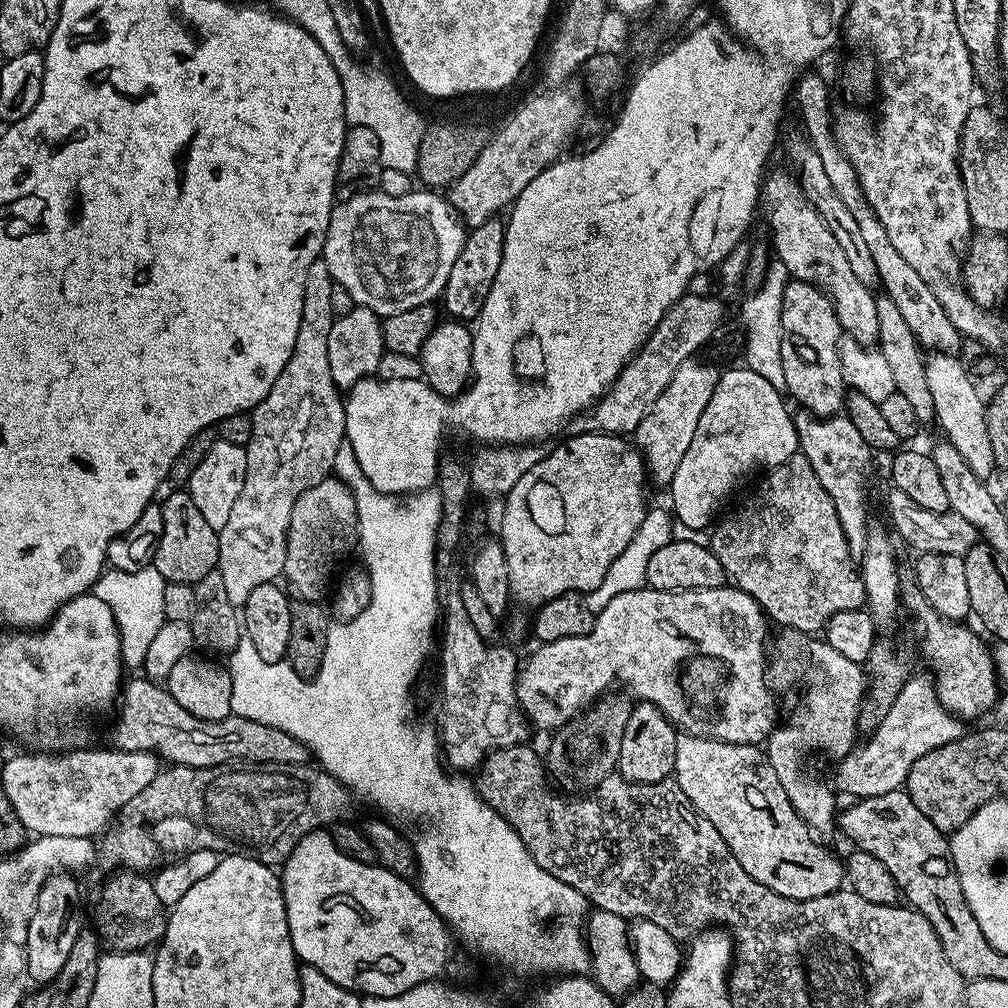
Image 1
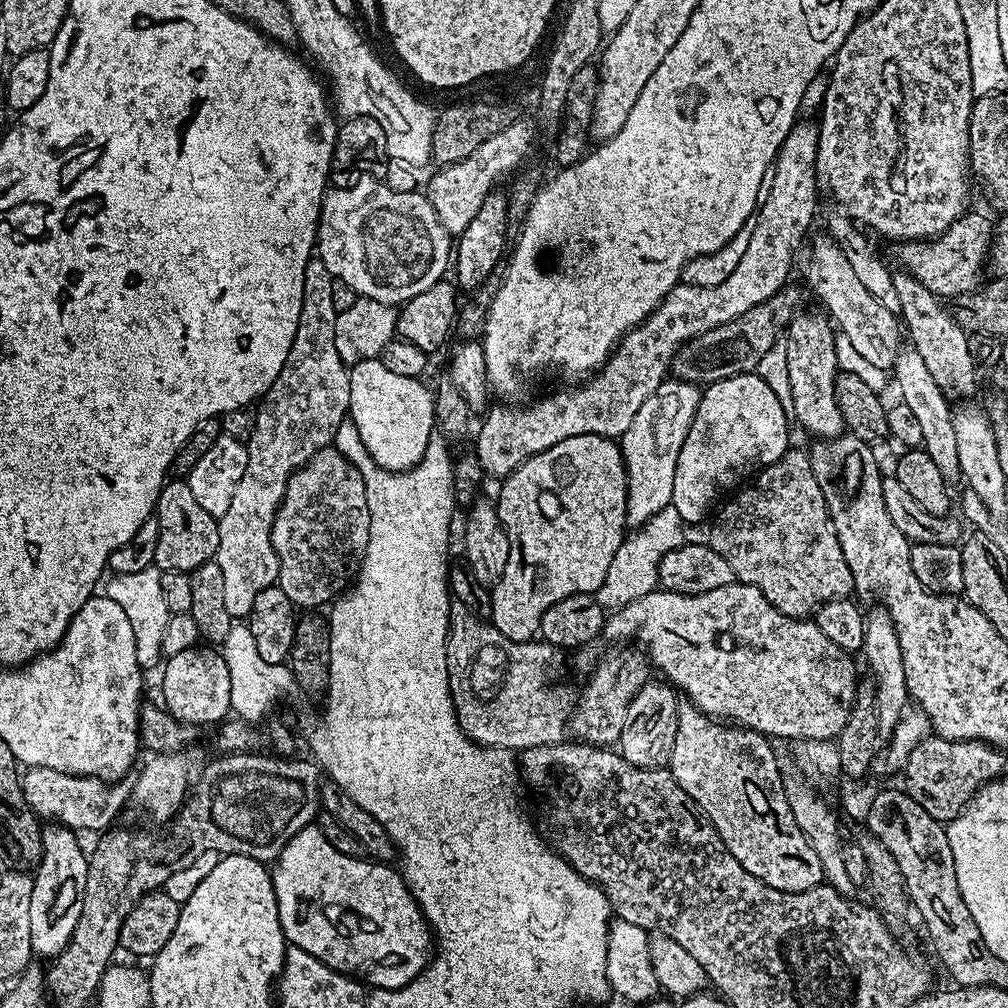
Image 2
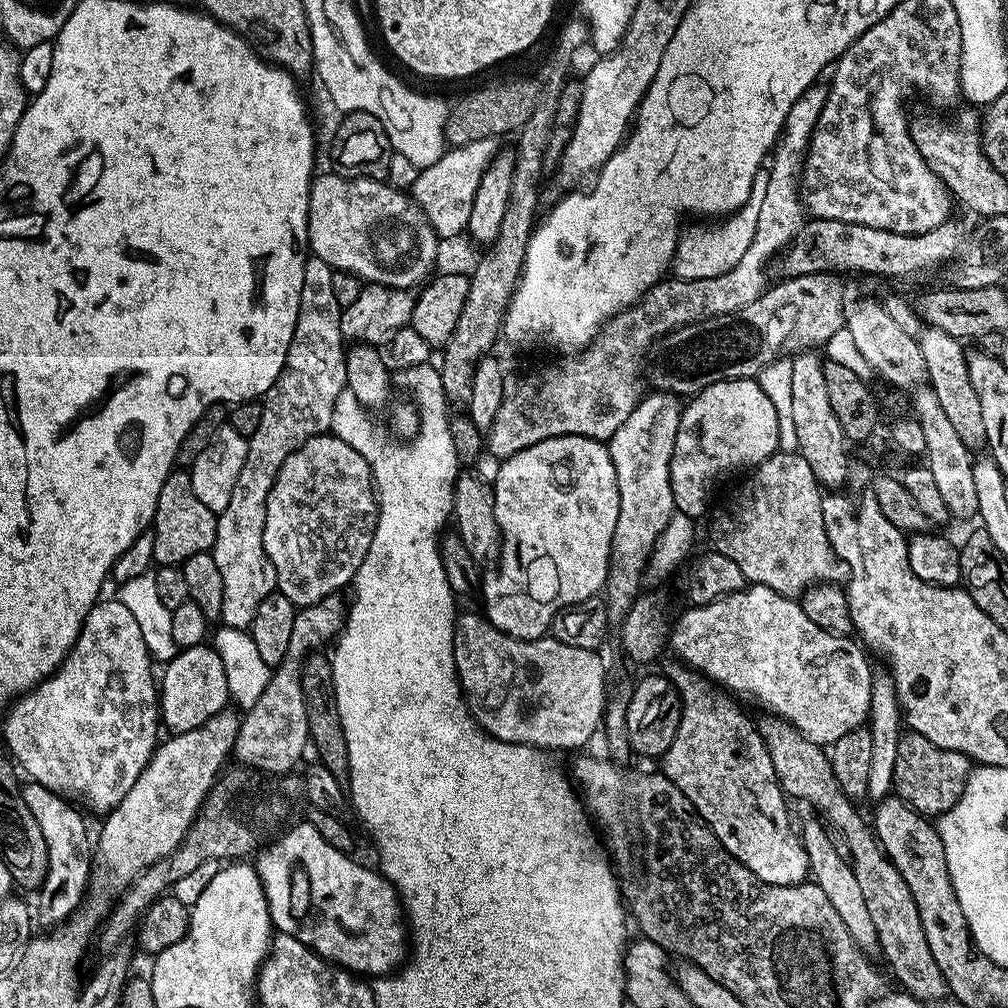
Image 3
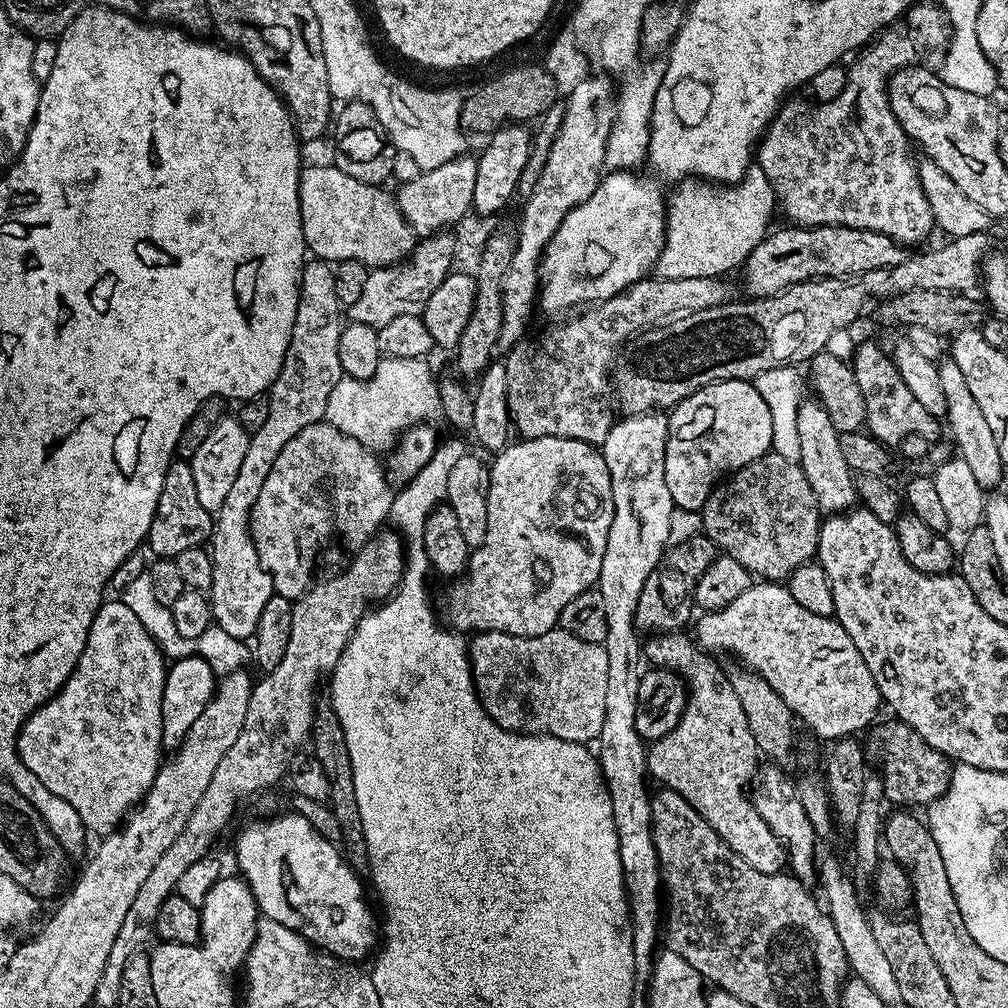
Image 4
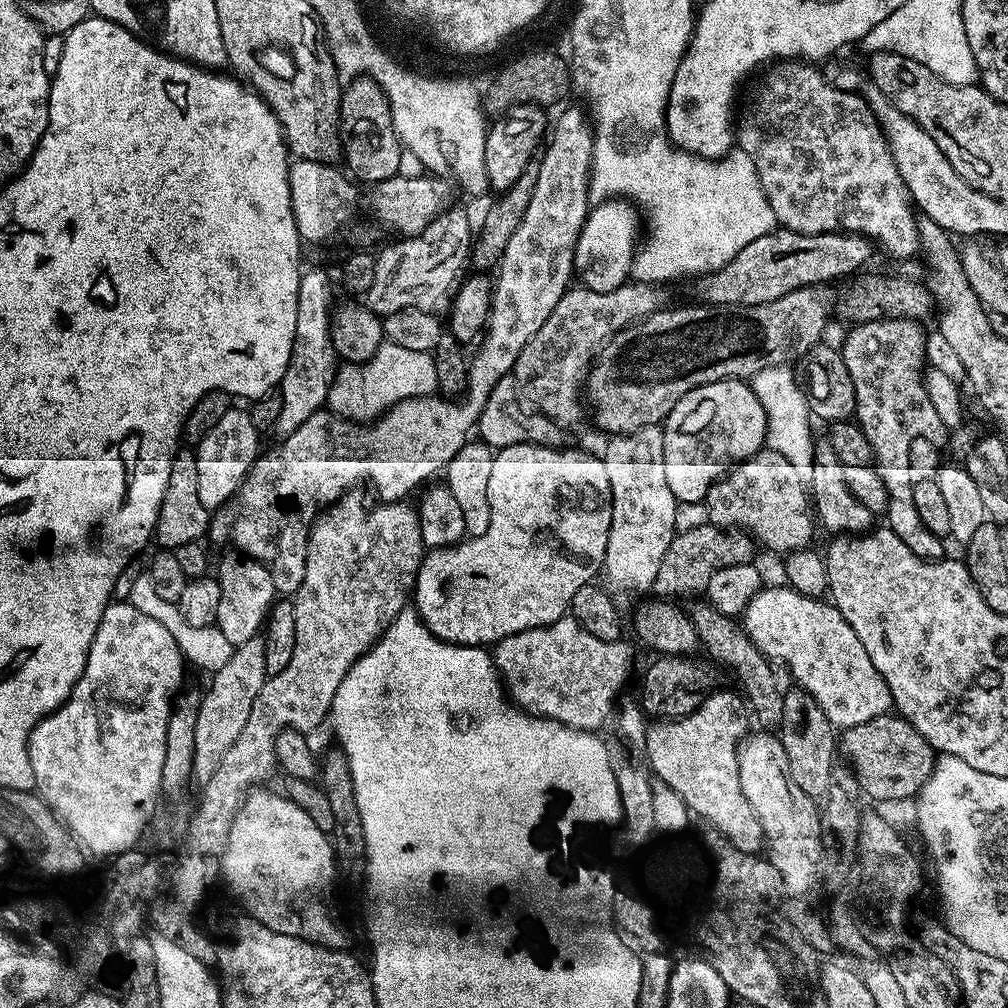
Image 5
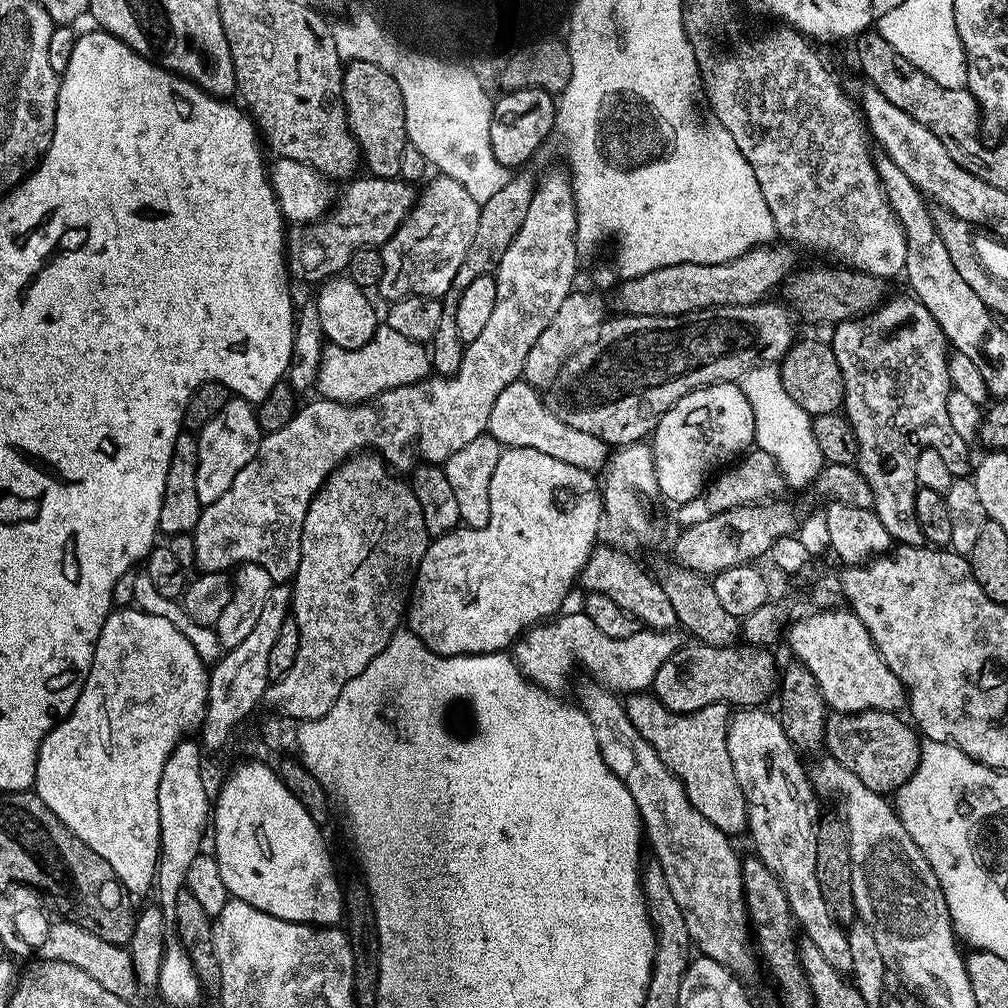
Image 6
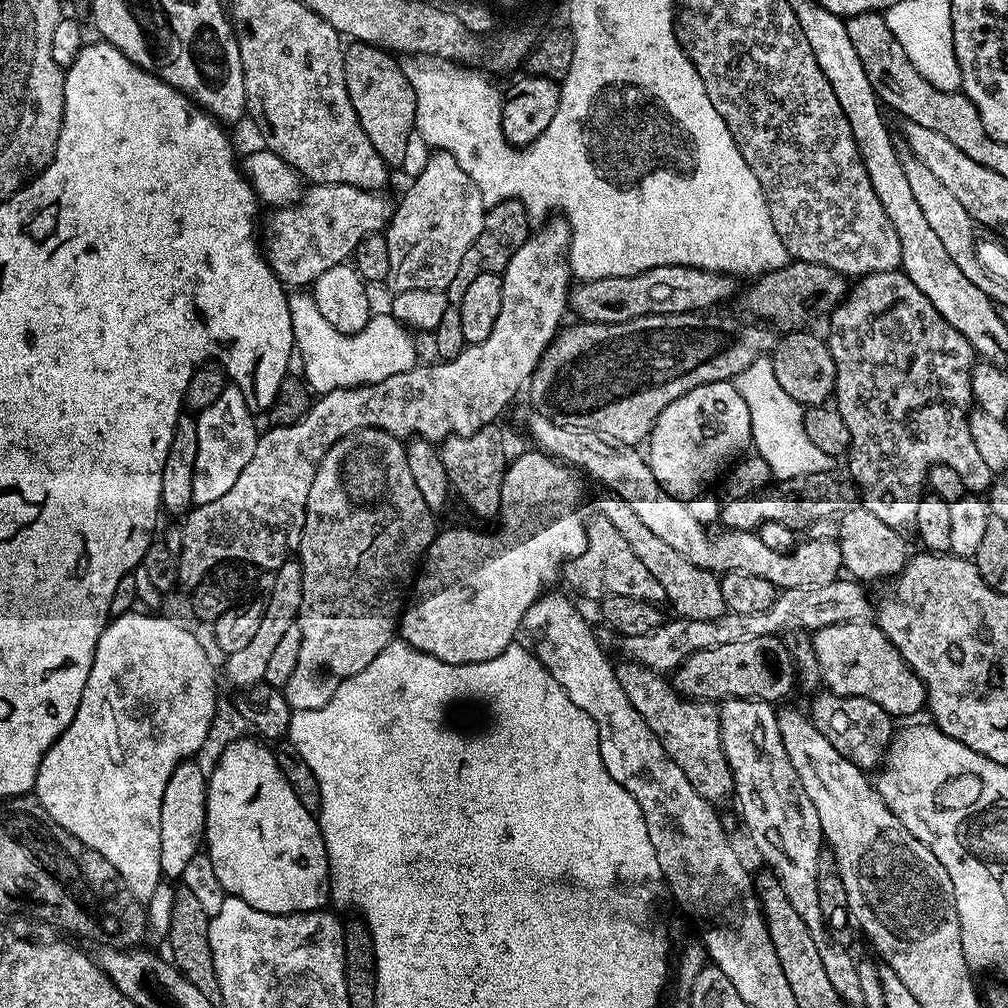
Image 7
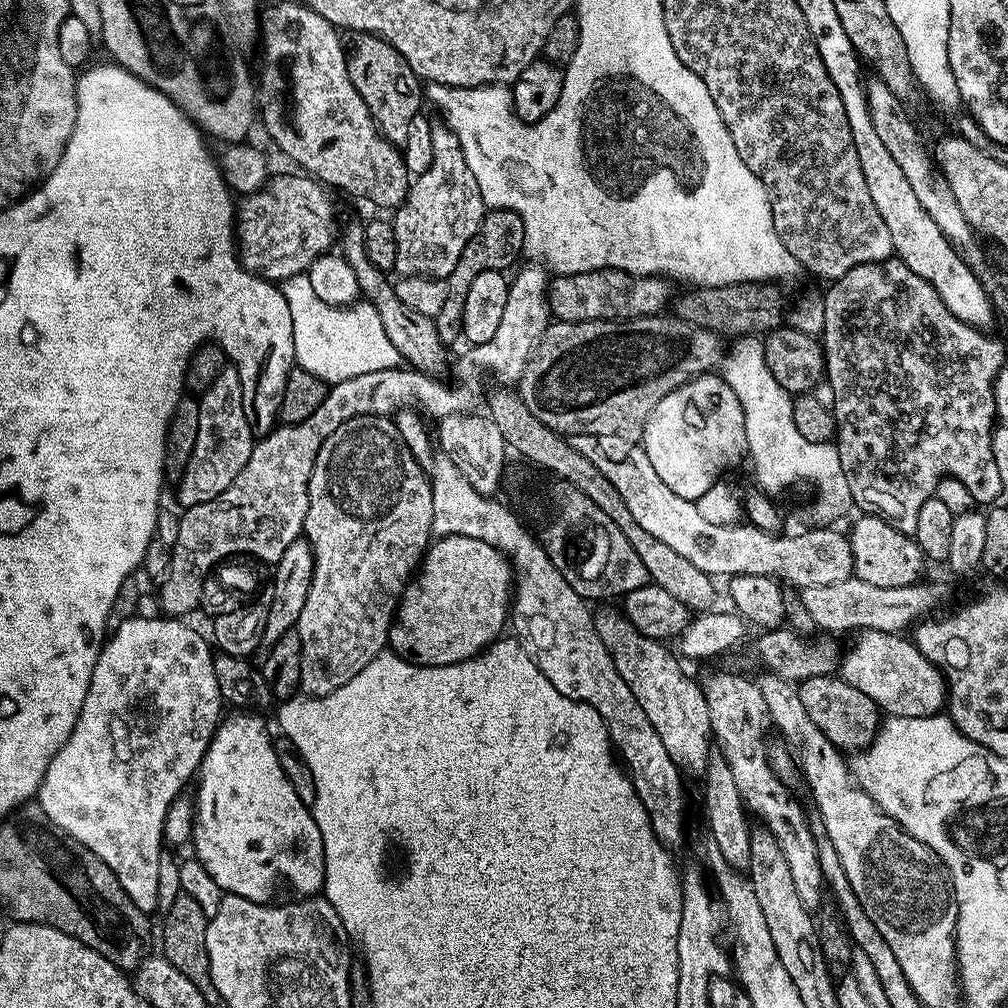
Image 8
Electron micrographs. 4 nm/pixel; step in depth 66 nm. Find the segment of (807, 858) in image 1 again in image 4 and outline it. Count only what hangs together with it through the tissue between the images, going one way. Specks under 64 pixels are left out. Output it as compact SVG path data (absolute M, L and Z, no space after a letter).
M704 670L702 674L702 685L698 687L696 696L689 695L688 699L692 701L691 708L685 708L678 726L670 730L670 734L663 736L661 740L651 741L647 749L648 754L648 775L653 781L661 780L659 783L665 788L674 790L710 822L712 829L720 835L754 870L762 870L762 874L774 874L785 867L786 857L784 848L778 842L778 838L762 822L758 814L753 797L744 787L753 783L754 777L758 772L758 749L754 742L754 734L750 734L750 722L746 722L746 714L742 710L742 702L738 694L734 694L734 686L726 679L723 671Z

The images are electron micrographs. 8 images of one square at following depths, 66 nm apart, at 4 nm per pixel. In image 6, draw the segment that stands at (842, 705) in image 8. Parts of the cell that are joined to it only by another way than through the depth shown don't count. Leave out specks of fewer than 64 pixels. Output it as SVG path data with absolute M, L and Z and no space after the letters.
M882 710L865 712L832 712L825 722L823 747L827 755L833 756L862 786L881 794L895 793L916 773L920 761L921 737L917 729L903 715Z

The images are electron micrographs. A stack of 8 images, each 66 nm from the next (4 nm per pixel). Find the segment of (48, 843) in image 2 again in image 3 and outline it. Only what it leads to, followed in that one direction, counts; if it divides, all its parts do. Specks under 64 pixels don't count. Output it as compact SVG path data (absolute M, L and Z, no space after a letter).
M28 782L28 785L26 785L24 789L22 789L22 795L23 795L24 801L26 802L26 806L34 814L34 822L38 822L38 827L42 829L42 838L46 838L48 841L50 841L50 857L49 857L49 864L48 864L48 873L46 874L44 883L41 884L38 889L38 895L40 895L40 909L38 909L37 912L35 909L34 920L35 920L35 923L39 925L39 927L40 927L40 924L42 927L44 927L41 929L51 930L63 924L64 921L67 920L68 917L71 916L72 913L75 912L76 909L79 908L81 904L83 904L85 895L88 890L88 877L91 876L92 874L92 866L94 863L94 852L93 852L93 849L90 847L90 840L88 844L88 828L86 825L84 825L83 818L80 817L79 814L76 813L75 810L72 809L70 805L66 804L68 802L59 793L52 792L46 786L42 786L41 784L38 784L35 782Z

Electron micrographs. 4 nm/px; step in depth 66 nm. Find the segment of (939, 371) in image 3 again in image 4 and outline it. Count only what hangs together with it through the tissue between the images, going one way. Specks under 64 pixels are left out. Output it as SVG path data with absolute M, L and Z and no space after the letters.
M948 358L939 365L940 381L942 382L942 394L946 394L946 406L948 414L946 417L946 428L950 431L952 440L956 443L959 459L970 466L974 478L986 490L992 490L999 485L1000 475L1006 470L1002 458L998 458L998 446L994 442L994 433L990 431L990 426L979 408L978 402L970 394L966 377L962 375L962 370L958 370L956 363Z

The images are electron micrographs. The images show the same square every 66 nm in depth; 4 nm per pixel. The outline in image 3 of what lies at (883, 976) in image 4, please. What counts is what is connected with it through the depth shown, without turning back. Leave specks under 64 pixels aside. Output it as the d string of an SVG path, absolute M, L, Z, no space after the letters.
M811 817L803 826L800 826L801 844L808 856L809 873L815 884L825 891L826 898L833 903L834 910L837 910L838 916L842 918L843 924L850 931L856 945L865 950L875 949L877 930L870 919L870 914L867 913L866 902L863 901L862 890L859 887L858 878L854 877L852 865L839 857L837 851L833 849L828 834L829 829L817 817Z

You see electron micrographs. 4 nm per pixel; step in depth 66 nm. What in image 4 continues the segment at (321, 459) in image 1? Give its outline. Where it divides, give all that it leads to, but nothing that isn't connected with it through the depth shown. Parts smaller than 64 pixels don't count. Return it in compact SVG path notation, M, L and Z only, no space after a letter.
M309 259L302 270L300 279L300 297L298 298L298 314L294 322L294 330L290 334L290 346L284 359L282 370L276 375L270 391L267 393L268 413L266 423L257 432L248 437L246 458L242 458L242 466L238 470L238 478L234 478L234 486L230 486L230 494L226 494L226 502L222 502L220 511L215 513L210 537L210 551L214 562L214 582L210 589L212 619L215 627L226 630L233 642L251 641L256 634L258 618L266 602L274 595L270 574L260 565L256 543L252 537L252 507L258 502L258 494L262 494L262 482L270 474L274 460L282 454L282 448L290 438L294 438L306 426L319 424L326 414L326 402L330 402L330 392L342 379L342 369L338 358L338 342L342 327L342 306L338 302L338 294L334 294L334 267L327 260Z

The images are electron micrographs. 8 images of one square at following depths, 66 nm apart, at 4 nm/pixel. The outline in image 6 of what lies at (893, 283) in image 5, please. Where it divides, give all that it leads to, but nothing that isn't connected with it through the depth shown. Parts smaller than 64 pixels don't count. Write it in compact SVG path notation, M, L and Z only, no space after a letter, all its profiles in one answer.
M835 266L836 268L797 267L787 276L782 285L783 303L797 317L811 326L835 326L843 320L856 320L884 303L885 277L859 272L857 268Z

